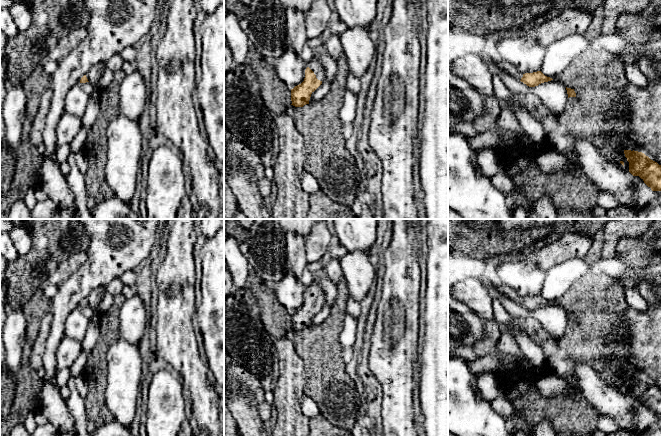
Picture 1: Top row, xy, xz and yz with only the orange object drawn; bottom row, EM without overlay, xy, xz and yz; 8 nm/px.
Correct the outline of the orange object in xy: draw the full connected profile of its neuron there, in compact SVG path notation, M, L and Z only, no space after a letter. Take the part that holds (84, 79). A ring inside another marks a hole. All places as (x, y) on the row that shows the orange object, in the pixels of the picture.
M100 63L93 66L87 72L87 74L81 78L80 83L86 83L86 82L96 83L99 80L99 78L102 76L104 70L105 70L104 63Z

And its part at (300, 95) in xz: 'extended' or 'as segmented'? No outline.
extended

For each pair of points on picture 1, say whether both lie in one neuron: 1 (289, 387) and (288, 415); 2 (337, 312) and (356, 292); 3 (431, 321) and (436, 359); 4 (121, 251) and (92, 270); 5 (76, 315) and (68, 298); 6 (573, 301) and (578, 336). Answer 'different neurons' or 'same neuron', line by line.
1: same neuron
2: different neurons
3: same neuron
4: same neuron
5: different neurons
6: same neuron

